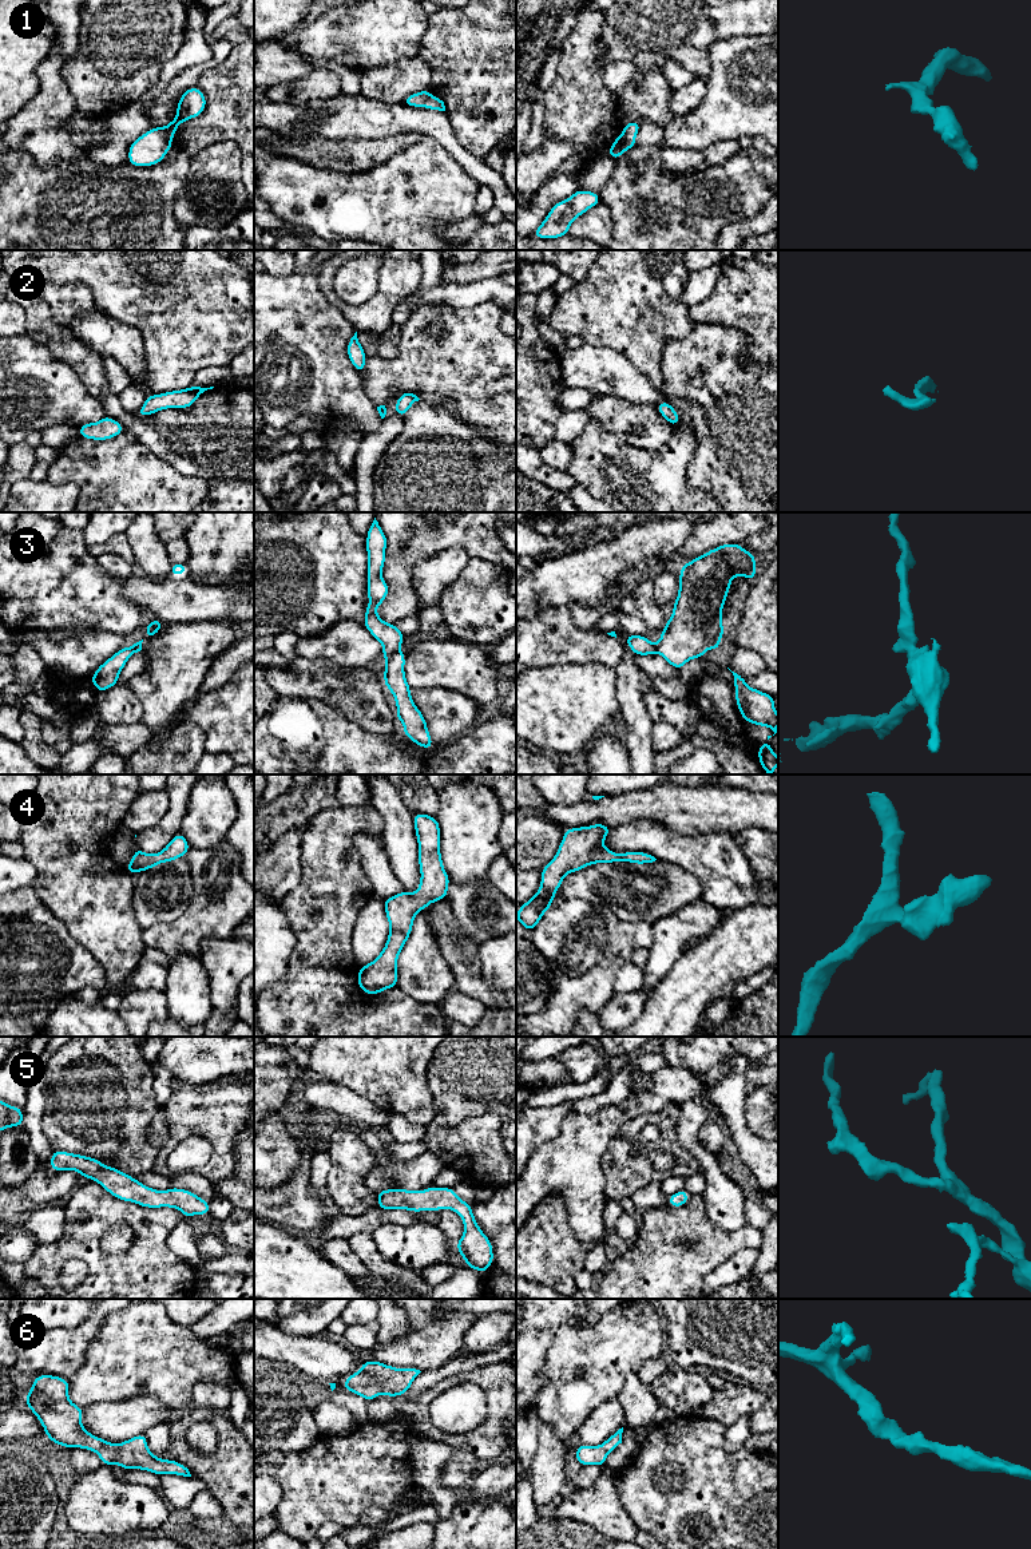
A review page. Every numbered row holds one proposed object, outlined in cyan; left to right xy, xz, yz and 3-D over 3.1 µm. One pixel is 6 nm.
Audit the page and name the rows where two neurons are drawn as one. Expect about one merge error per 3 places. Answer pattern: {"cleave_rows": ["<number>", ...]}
{"cleave_rows": ["3"]}

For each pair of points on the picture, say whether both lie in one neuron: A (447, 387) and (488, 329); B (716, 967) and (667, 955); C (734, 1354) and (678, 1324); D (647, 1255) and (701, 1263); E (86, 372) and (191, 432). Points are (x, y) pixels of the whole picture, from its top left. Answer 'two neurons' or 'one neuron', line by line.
A: one neuron
B: two neurons
C: one neuron
D: one neuron
E: one neuron

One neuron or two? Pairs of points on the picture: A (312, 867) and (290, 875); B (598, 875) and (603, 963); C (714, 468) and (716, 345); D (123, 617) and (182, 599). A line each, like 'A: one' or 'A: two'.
A: two
B: two
C: one
D: two

